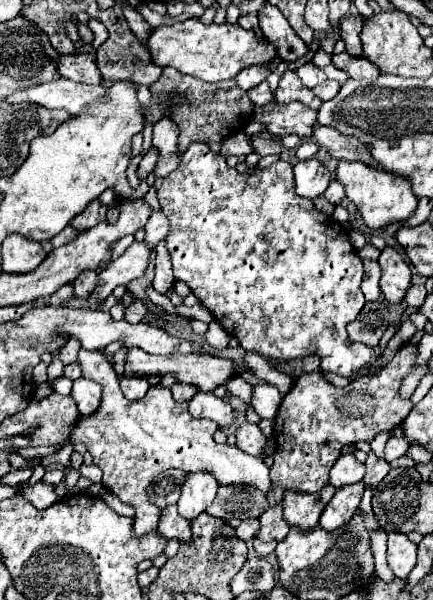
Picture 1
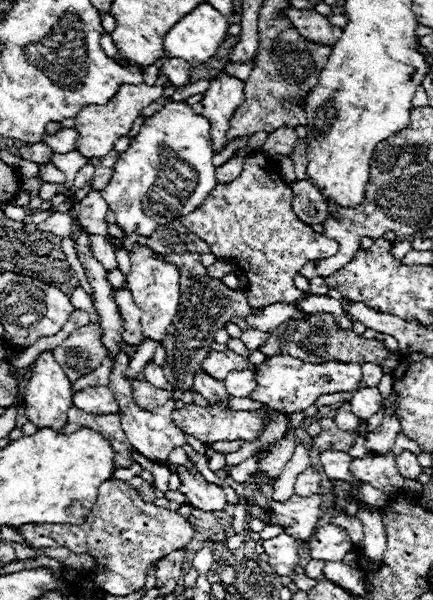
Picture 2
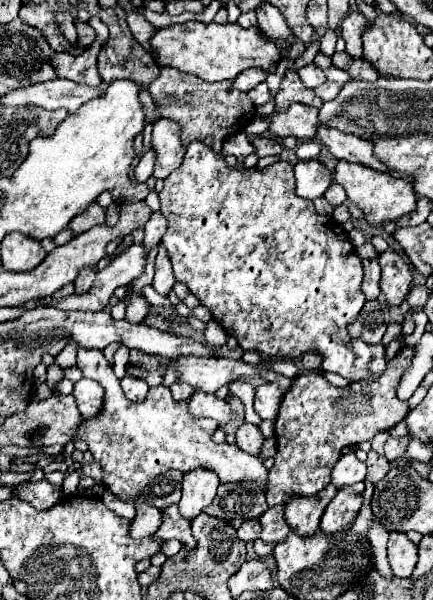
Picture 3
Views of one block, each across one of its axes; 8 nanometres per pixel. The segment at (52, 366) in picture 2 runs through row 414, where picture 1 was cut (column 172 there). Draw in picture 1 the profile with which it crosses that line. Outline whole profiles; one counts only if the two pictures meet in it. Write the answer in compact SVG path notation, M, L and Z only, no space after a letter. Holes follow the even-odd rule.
M196 18L172 26L160 26L148 40L152 62L158 66L172 66L182 74L196 76L204 82L220 82L234 78L248 66L268 66L278 58L276 48L268 40L260 40L254 30L244 30L240 24L202 24Z

